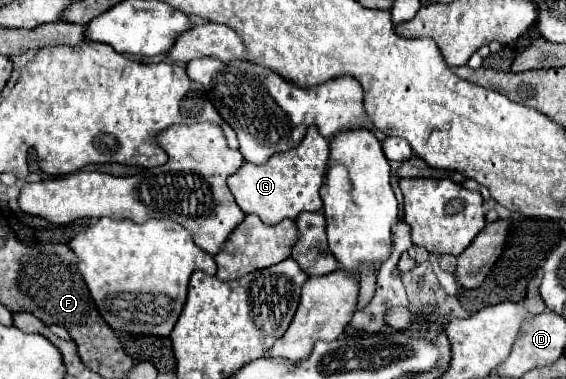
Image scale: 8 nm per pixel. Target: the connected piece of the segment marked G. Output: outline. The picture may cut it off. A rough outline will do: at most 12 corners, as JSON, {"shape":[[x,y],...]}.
{"shape":[[329,142],[301,144],[227,178],[265,224],[319,212]]}

